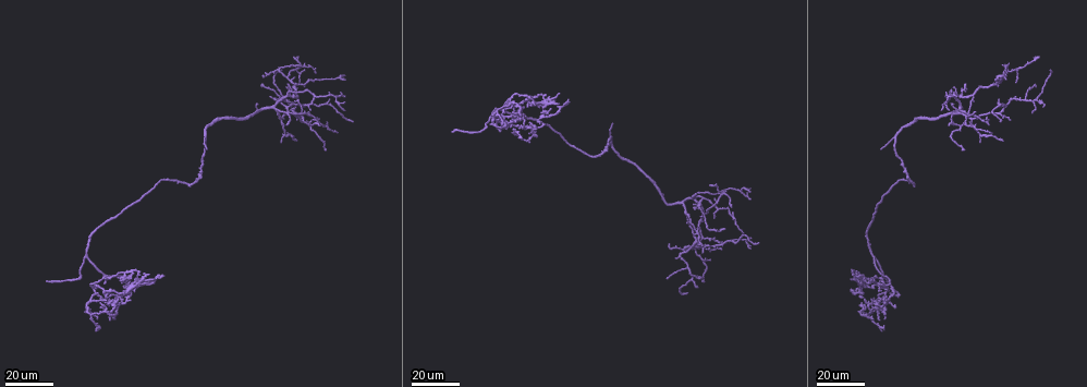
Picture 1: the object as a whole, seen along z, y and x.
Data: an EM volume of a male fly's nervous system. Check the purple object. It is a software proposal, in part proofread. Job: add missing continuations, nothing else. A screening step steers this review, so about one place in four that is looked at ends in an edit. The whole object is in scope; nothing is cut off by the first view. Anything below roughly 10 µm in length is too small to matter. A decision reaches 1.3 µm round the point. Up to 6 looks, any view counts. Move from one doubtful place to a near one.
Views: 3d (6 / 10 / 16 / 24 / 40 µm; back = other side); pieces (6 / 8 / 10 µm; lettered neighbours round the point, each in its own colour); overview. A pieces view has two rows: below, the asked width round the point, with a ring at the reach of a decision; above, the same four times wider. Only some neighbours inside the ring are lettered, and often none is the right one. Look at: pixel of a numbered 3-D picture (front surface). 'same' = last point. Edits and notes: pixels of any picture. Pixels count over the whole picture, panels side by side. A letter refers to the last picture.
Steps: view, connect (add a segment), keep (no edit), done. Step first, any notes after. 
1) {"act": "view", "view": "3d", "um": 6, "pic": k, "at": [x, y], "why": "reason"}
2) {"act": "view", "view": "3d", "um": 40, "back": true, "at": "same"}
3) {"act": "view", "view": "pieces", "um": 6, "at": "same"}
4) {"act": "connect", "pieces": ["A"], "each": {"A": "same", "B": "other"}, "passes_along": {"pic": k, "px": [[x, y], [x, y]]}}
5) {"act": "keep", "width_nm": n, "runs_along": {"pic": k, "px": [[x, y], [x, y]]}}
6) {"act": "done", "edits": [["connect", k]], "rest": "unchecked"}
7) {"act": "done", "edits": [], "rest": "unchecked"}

{"act": "view", "view": "3d", "um": 24, "pic": 1, "at": [145, 275], "why": "free end"}

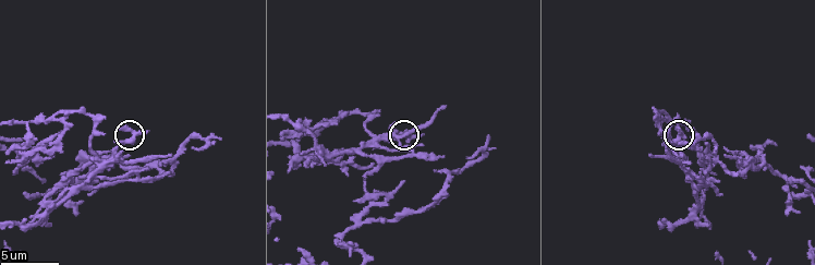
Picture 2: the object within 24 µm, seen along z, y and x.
{"act": "view", "view": "pieces", "um": 6, "pic": 2, "at": [122, 129]}

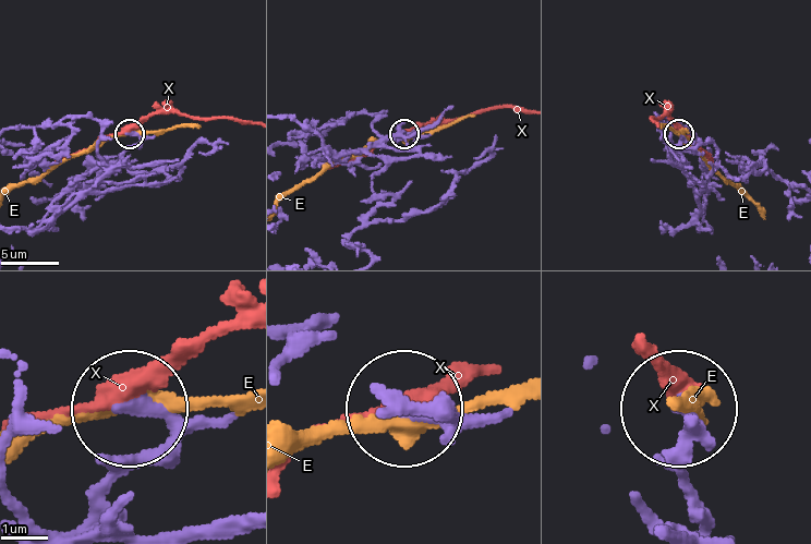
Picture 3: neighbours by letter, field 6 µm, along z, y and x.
{"act": "keep", "width_nm": 260, "each": {"E": "other", "X": "other"}, "found": "none of them fits"}

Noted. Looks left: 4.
{"act": "view", "view": "3d", "um": 10, "pic": 2, "at": [443, 106], "why": "an open end"}

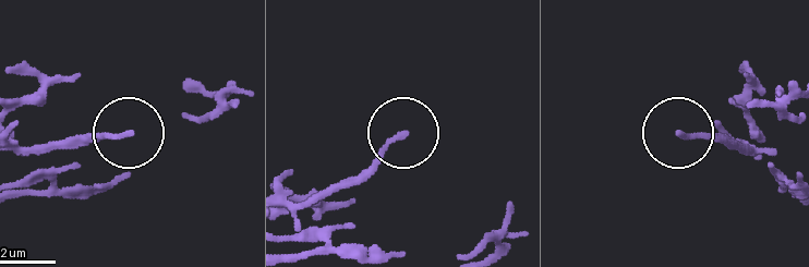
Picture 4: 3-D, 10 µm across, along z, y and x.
{"act": "view", "view": "pieces", "um": 10, "pic": 4, "at": [403, 134]}

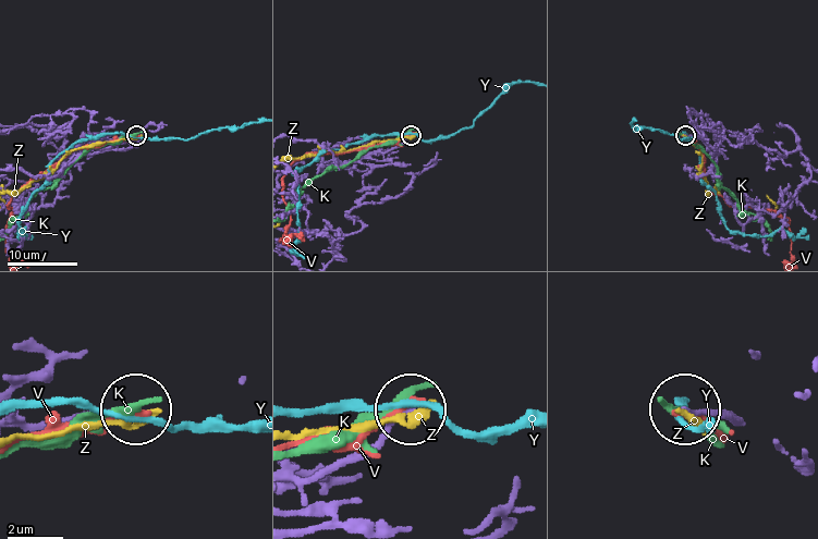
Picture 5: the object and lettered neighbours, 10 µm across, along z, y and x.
{"act": "keep", "each": {"K": "other", "V": "other", "Y": "other", "Z": "other"}, "runs_along": {"pic": 5, "px": [[297, 481], [339, 470], [407, 414]]}, "found": "no lettered segment goes on from it"}

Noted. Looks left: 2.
{"act": "view", "view": "3d", "um": 24, "pic": 1, "at": [520, 116], "why": "free end"}

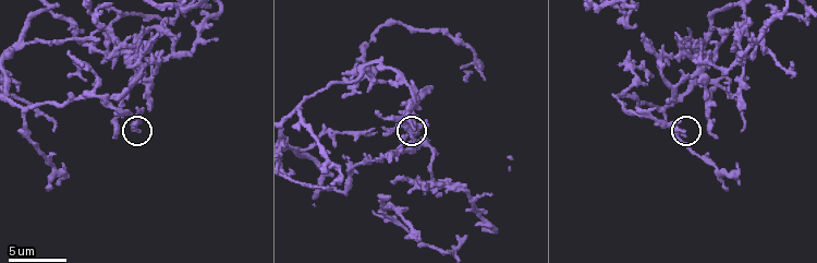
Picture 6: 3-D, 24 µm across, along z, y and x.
{"act": "view", "view": "pieces", "um": 10, "pic": 6, "at": [686, 132]}

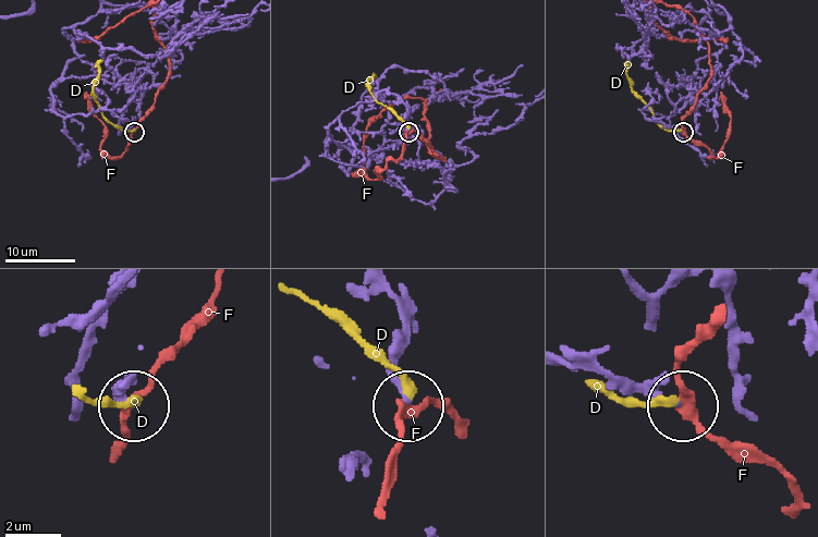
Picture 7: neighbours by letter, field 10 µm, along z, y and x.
{"act": "keep", "each": {"D": "other", "F": "other"}, "runs_along": {"pic": 7, "px": [[330, 125], [345, 111], [388, 90], [405, 107], [408, 131]]}, "found": "no lettered segment goes on from it"}

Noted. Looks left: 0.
{"act": "done", "edits": [], "rest": "unchecked"}

